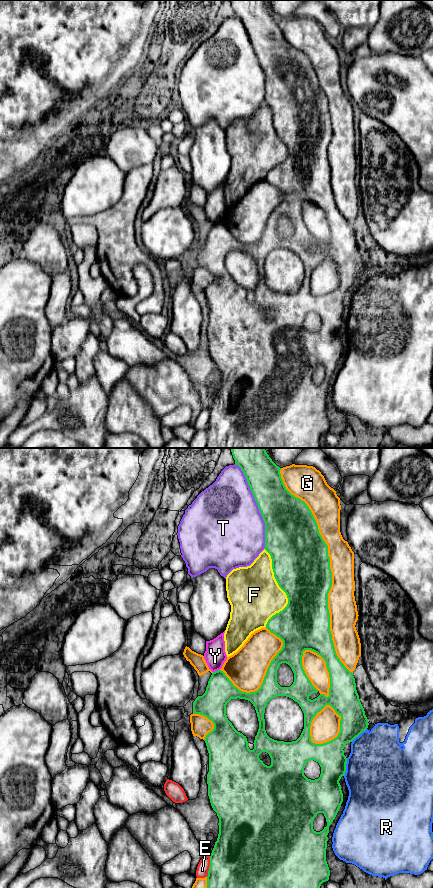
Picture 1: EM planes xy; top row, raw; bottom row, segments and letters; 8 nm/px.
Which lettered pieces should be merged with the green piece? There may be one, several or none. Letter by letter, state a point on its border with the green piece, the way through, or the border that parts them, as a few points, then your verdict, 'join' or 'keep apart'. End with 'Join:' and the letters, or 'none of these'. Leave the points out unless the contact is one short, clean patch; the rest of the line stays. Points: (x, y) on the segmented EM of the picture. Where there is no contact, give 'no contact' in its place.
E: meets green in xy at (210, 866); border along xy (210, 856), (210, 866), (206, 876); keep apart
F: meets green in xy at (281, 588); keep apart
G: meets green in xy at (330, 569); keep apart
R: meets green in xy at (345, 767); keep apart
T: meets green in xy at (258, 506); keep apart
Y: meets green in xy at (216, 671); border along xy (219, 669), (213, 672); keep apart
Join: none of these

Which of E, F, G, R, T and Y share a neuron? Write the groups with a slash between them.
E / F / G / R / T / Y

